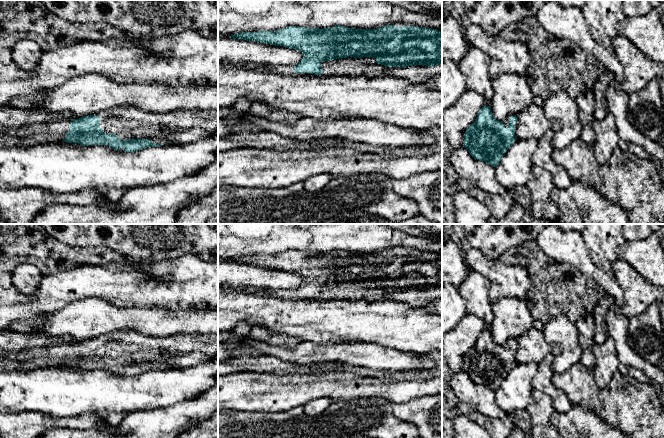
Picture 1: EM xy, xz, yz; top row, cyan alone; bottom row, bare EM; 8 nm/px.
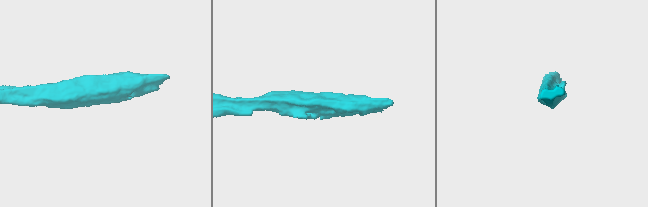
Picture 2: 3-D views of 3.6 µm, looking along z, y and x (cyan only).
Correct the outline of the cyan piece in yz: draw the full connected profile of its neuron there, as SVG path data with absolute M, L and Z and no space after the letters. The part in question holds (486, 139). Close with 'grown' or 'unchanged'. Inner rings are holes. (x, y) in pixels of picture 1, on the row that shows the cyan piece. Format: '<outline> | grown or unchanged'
M484 105L475 121L463 135L463 147L479 161L498 166L504 154L517 140L515 129L517 114L510 114L504 121L496 120L491 107Z | grown

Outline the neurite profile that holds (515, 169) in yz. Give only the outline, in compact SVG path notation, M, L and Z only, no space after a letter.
M535 138L517 139L495 167L496 181L507 191L518 190L533 177L531 159L537 144Z

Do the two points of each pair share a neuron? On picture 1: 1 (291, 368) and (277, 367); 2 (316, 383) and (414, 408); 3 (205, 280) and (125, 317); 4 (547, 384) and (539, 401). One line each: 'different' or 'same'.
1: same
2: different
3: different
4: different

